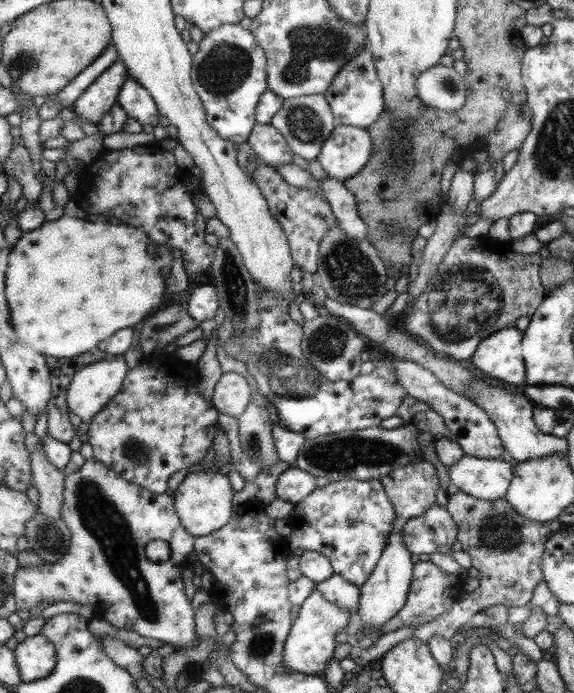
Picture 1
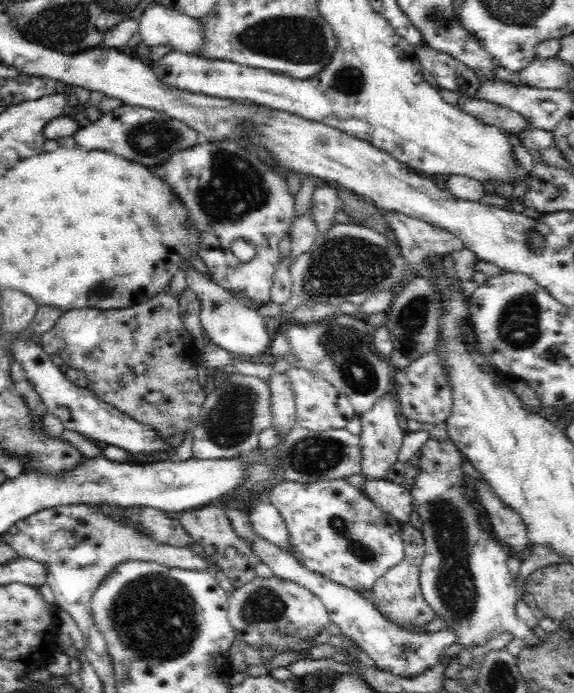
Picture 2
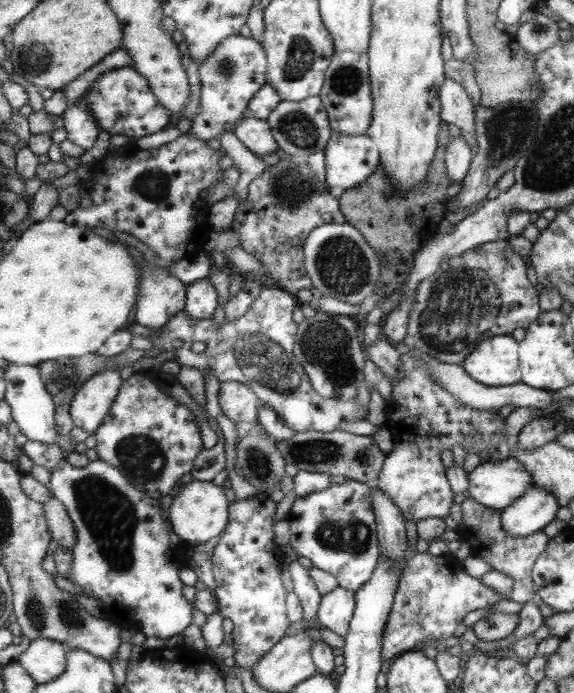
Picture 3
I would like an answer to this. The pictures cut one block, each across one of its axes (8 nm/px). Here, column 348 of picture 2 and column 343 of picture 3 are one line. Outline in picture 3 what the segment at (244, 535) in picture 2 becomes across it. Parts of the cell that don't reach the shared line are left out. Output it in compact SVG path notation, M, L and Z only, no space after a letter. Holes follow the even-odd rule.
M338 586L334 591L322 596L316 618L323 628L345 638L354 609L355 593Z

